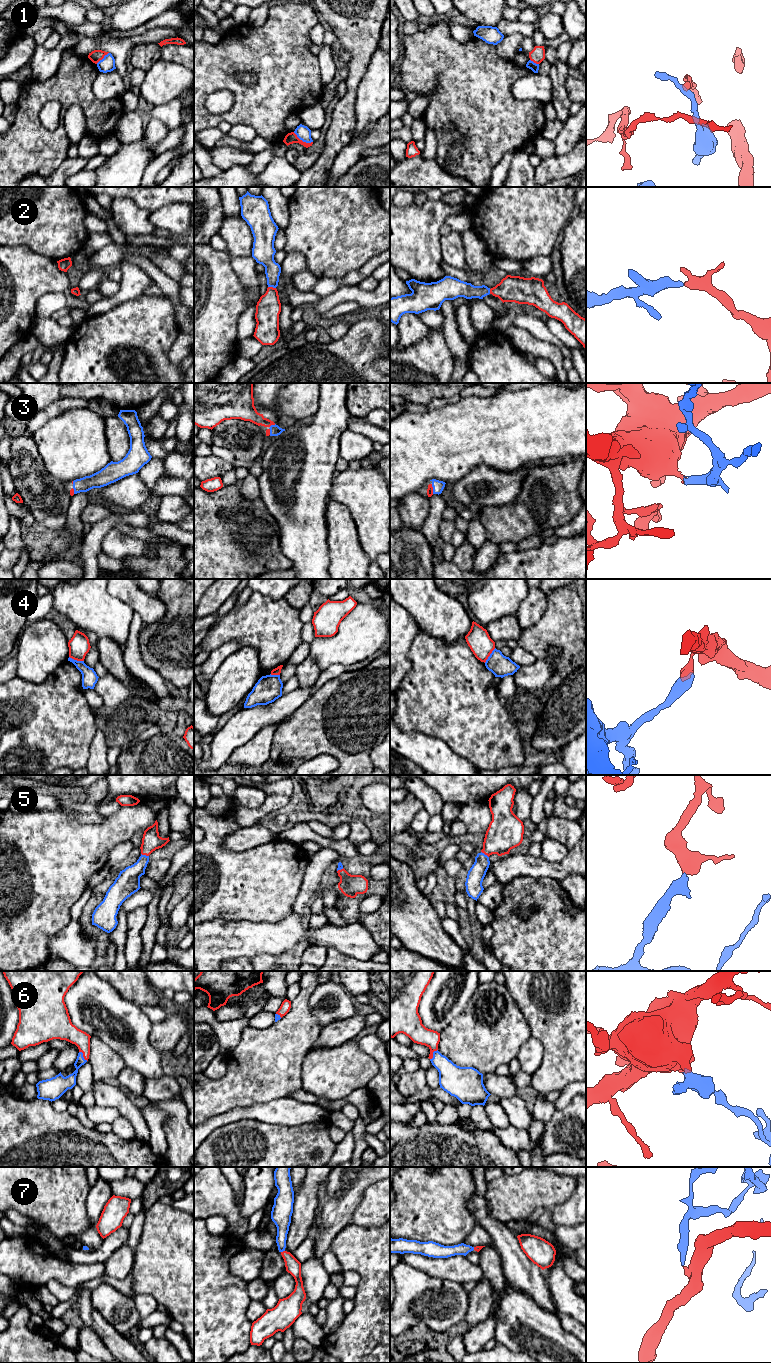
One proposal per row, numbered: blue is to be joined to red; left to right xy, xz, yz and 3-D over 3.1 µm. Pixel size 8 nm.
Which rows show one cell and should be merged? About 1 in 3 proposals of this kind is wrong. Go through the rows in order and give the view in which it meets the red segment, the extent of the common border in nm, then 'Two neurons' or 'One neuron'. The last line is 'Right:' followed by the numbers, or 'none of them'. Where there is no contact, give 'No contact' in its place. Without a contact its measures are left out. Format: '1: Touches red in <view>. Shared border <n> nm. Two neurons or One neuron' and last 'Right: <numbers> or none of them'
1: Touches red in xz. Shared border 180 nm. One neuron
2: Touches red in xz. Shared border 70 nm. One neuron
3: Touches red in yz. Shared border 80 nm. One neuron
4: Touches red in xy. Shared border 130 nm. Two neurons
5: Touches red in xy. Shared border 70 nm. One neuron
6: Touches red in yz. Shared border 110 nm. One neuron
7: Touches red in xz. Shared border 40 nm. One neuron
Right: 1, 2, 3, 5, 6, 7

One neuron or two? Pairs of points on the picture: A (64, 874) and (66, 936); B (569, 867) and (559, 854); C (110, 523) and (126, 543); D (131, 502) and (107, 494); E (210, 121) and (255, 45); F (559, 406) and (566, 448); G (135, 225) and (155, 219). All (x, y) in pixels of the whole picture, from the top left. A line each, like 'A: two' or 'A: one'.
A: two
B: two
C: two
D: one
E: one
F: one
G: two

